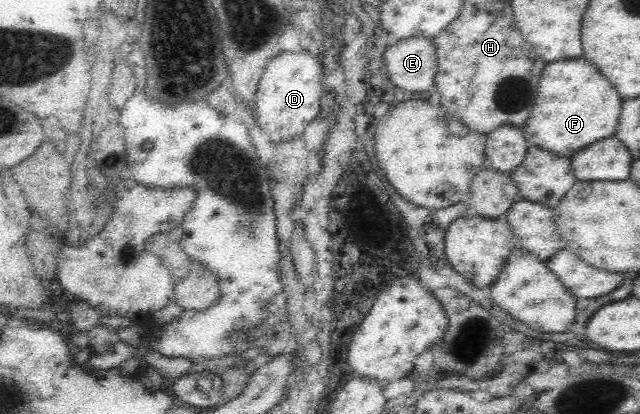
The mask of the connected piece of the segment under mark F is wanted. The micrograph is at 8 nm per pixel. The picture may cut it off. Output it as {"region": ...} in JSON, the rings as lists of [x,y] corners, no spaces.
{"region":[[[584,58],[552,62],[542,72],[536,106],[524,124],[524,134],[528,142],[544,150],[556,152],[558,156],[572,156],[578,152],[578,148],[612,136],[618,128],[620,108],[622,98],[614,86],[592,66],[592,62]]]}

